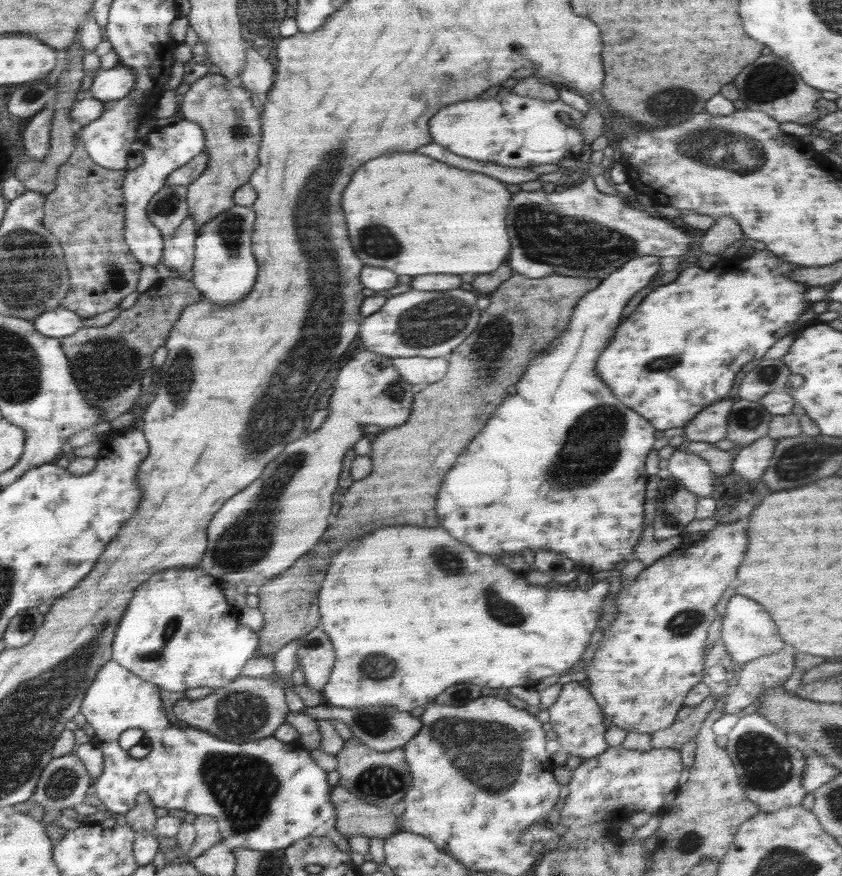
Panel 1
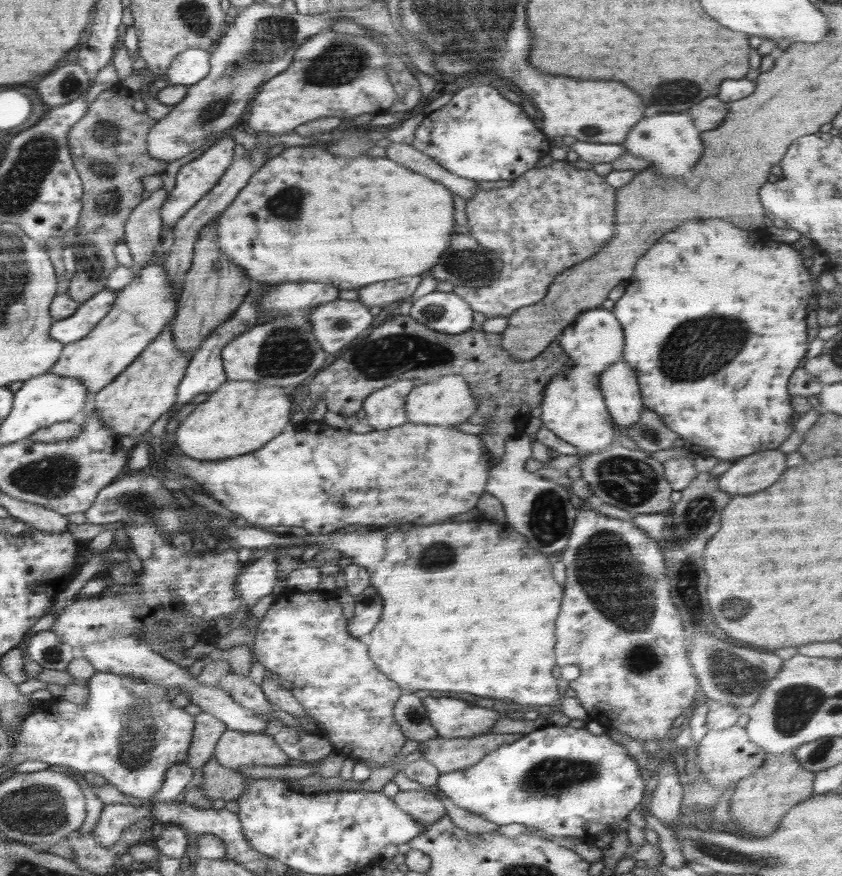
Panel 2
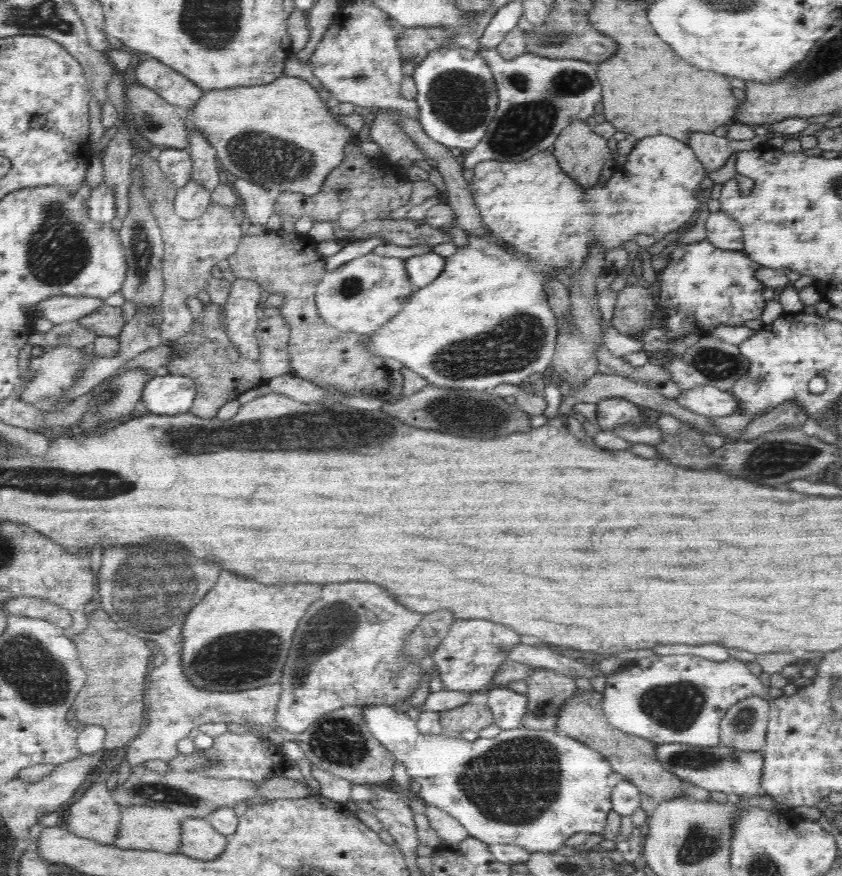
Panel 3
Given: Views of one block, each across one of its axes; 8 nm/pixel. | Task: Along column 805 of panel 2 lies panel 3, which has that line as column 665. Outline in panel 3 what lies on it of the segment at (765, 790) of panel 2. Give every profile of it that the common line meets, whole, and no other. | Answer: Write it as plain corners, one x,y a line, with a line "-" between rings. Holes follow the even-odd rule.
579,692
558,712
556,732
568,736
597,750
608,763
612,771
630,780
646,794
654,806
664,800
684,797
684,781
678,776
667,772
664,766
656,759
656,743
646,738
632,736
618,730
609,723
608,717
602,710
603,694
596,692

